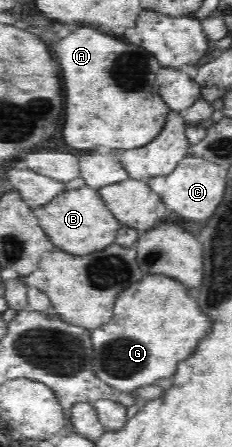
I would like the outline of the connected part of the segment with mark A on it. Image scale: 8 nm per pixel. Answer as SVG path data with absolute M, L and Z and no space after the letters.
M78 26L62 40L54 42L54 52L62 70L64 82L64 140L77 150L88 151L98 146L116 150L138 148L156 138L163 128L169 106L160 97L155 70L160 67L157 58L145 48L132 42L122 42L114 36L102 34L92 26Z

